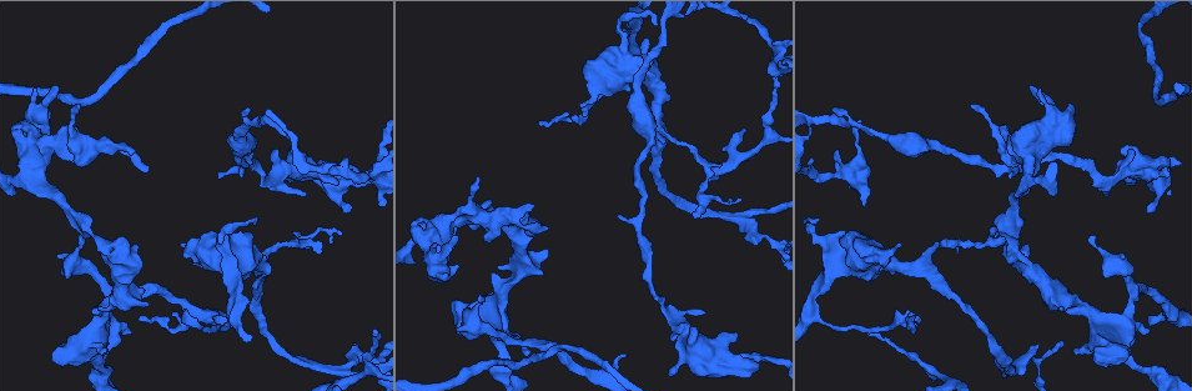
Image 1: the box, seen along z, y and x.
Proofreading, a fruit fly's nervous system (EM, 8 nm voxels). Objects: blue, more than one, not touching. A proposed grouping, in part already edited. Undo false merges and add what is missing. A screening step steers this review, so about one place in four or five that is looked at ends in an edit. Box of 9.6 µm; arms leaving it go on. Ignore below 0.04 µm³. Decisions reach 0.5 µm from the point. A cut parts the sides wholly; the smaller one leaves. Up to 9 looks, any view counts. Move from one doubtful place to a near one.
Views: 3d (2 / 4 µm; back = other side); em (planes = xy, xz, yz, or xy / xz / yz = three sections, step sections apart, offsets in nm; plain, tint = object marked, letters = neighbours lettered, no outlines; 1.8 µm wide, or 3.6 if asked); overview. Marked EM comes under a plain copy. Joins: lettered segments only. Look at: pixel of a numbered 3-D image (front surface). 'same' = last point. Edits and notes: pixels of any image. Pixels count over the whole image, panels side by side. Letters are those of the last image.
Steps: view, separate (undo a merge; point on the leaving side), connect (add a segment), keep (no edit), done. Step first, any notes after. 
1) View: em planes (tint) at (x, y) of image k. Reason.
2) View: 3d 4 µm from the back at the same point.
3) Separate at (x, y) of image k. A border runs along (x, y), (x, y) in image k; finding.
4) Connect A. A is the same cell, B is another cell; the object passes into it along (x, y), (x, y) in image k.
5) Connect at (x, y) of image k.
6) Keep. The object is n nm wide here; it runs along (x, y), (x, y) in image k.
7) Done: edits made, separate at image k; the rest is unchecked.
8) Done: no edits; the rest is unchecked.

View: em xy step 16 (tint) at (456, 235) of image 1. An open end.

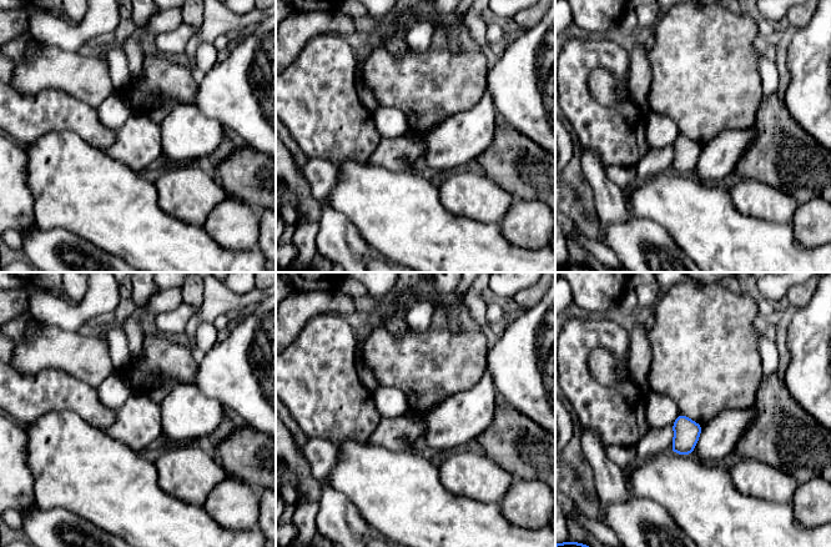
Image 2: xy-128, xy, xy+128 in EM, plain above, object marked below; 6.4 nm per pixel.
View: em planes (letters) at the same point.

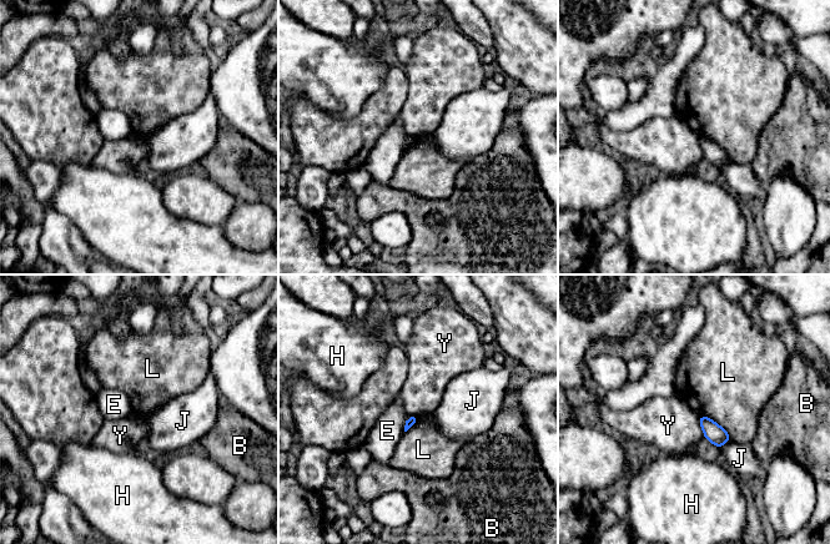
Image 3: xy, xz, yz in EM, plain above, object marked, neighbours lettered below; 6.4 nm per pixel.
Keep. B, E, H, J, L and Y are other cells; a border runs along (699, 414), (713, 419), (732, 438) in image 3; no lettered segment goes on from it.

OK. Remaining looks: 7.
View: 3d 2 µm from the back at (107, 148) of image 1. Calibre changes.

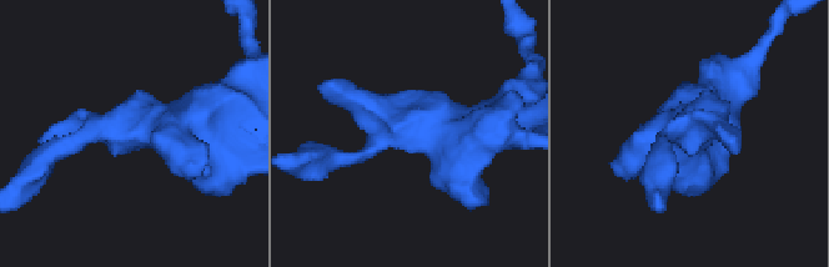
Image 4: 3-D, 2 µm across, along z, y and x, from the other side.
View: em yz step 8 (letters) at (134, 128) of image 4. Shape alone is not enough.

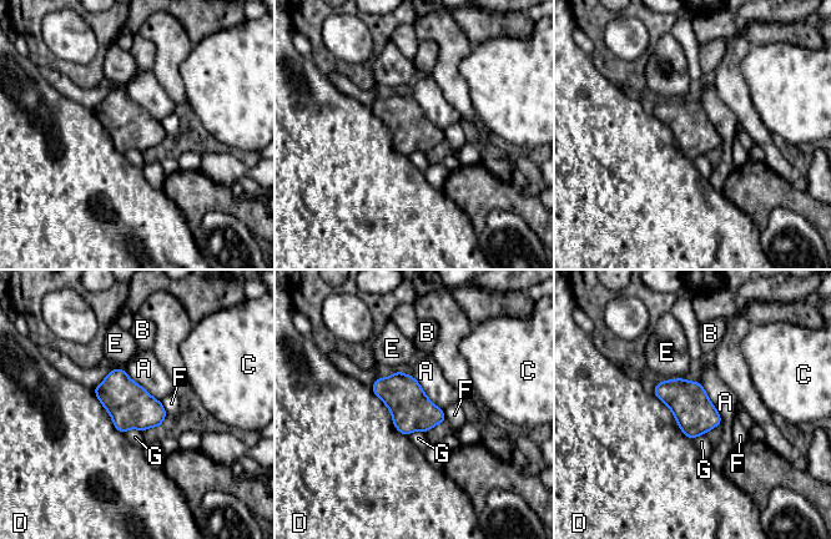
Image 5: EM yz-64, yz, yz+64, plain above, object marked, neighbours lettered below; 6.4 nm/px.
View: em planes (letters) at the same point.

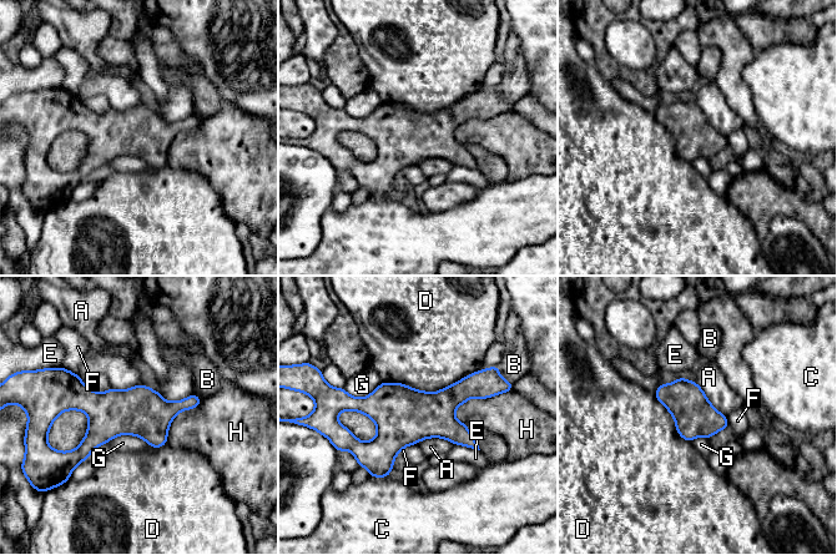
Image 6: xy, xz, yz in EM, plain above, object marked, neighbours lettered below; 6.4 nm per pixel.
Keep. A, B, C, D, E, F, G and H are other cells; it runs along (196, 399), (174, 408), (65, 402) in image 6; one neuron here.

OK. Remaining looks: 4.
View: em planes (tint) at (1120, 261) of image 1. Abrupt turn.

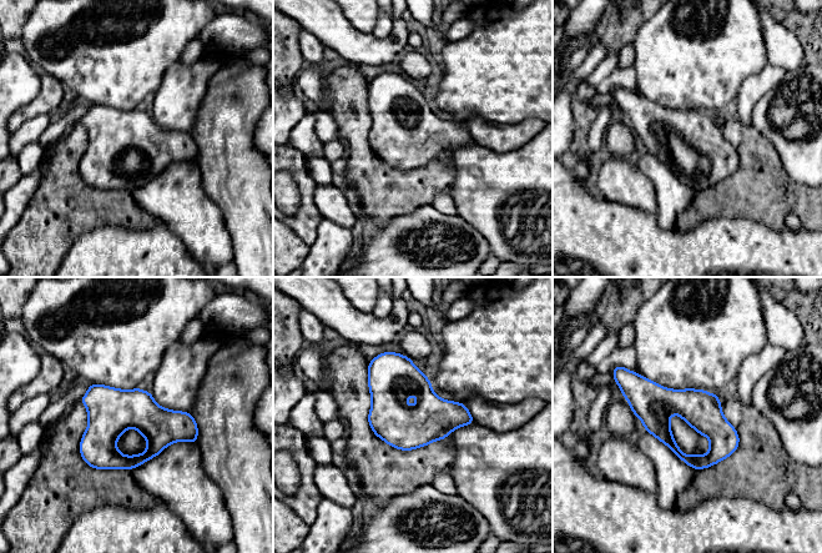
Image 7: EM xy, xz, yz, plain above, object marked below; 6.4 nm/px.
View: em planes (letters) at the same point. See the neighbours.

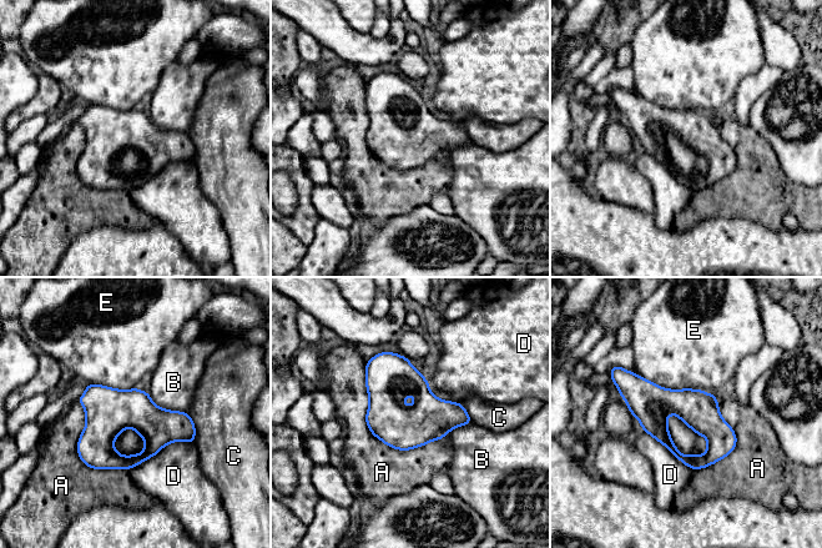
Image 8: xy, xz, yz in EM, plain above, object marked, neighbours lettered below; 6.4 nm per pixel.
Keep. A, B, C, D and E are other cells; a border runs along (147, 392), (160, 407), (187, 412) in image 8; continuous, no second neuron.

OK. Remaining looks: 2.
Done: no edits; the rest is unchecked.

